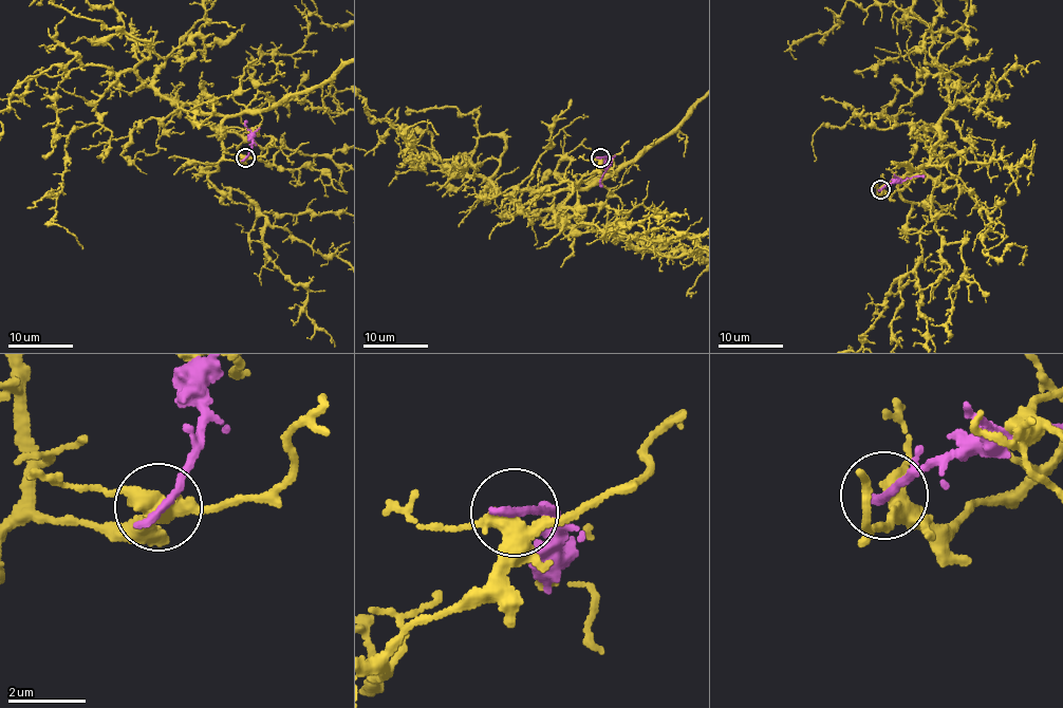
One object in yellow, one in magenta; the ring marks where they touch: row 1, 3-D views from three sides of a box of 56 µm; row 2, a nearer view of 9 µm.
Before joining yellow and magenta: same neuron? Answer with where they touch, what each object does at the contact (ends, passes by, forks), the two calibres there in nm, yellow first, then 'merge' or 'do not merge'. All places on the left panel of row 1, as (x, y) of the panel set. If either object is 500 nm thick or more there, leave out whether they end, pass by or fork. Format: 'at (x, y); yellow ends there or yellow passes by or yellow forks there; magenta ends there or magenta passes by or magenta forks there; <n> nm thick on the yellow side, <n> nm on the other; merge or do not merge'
at (245, 157); yellow forks there; magenta ends there; 400 nm thick on the yellow side, 240 nm on the other; do not merge

